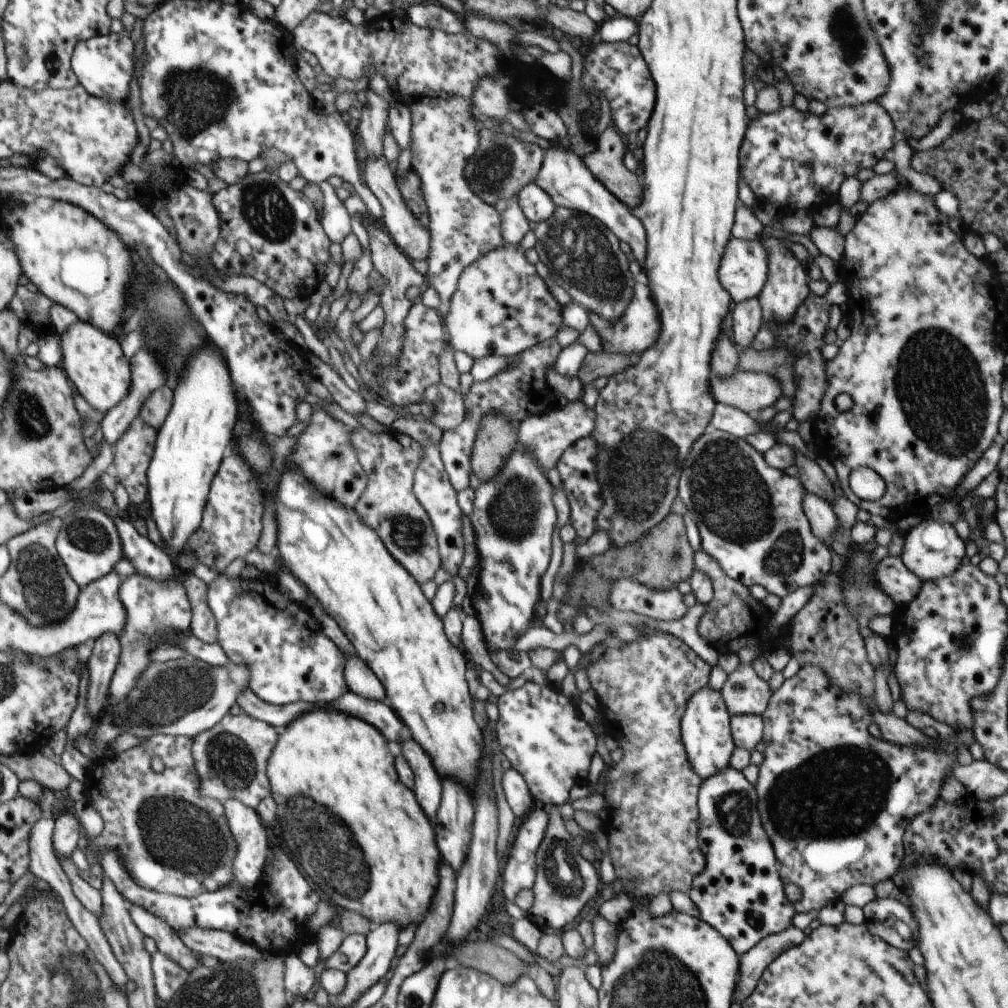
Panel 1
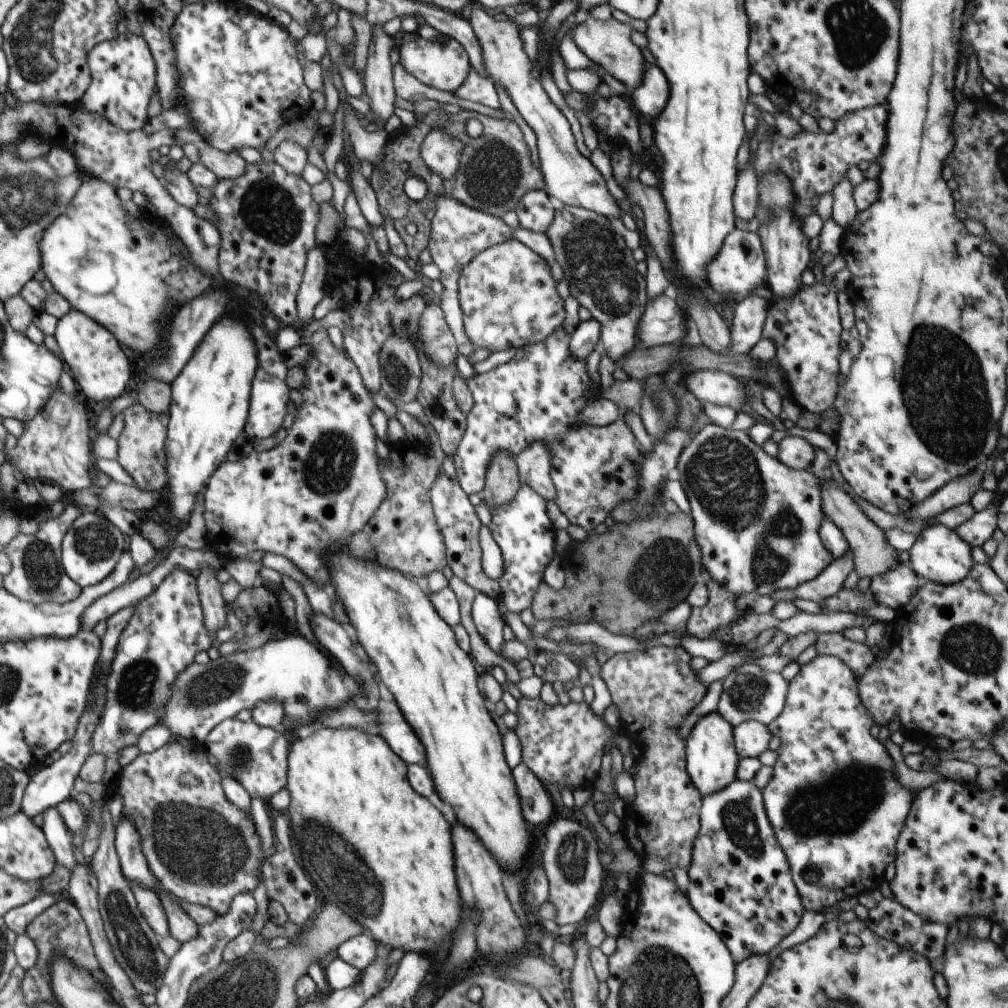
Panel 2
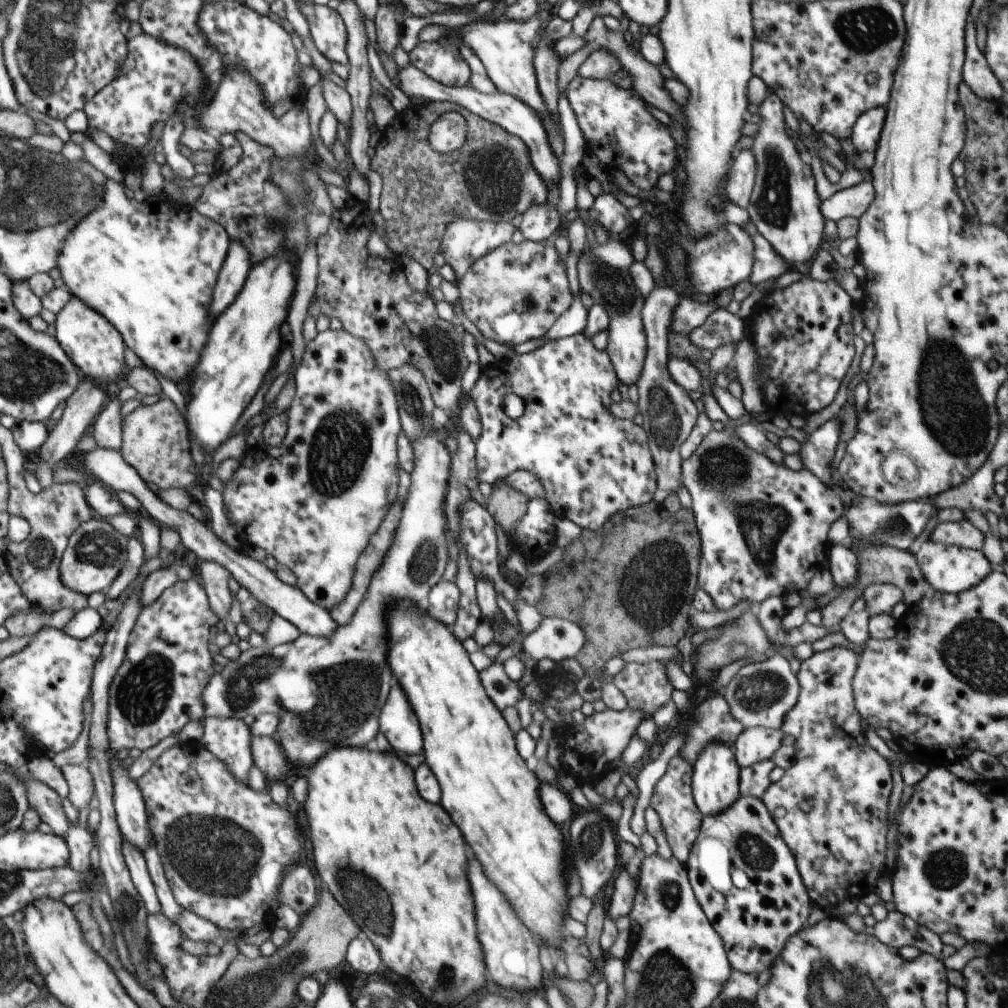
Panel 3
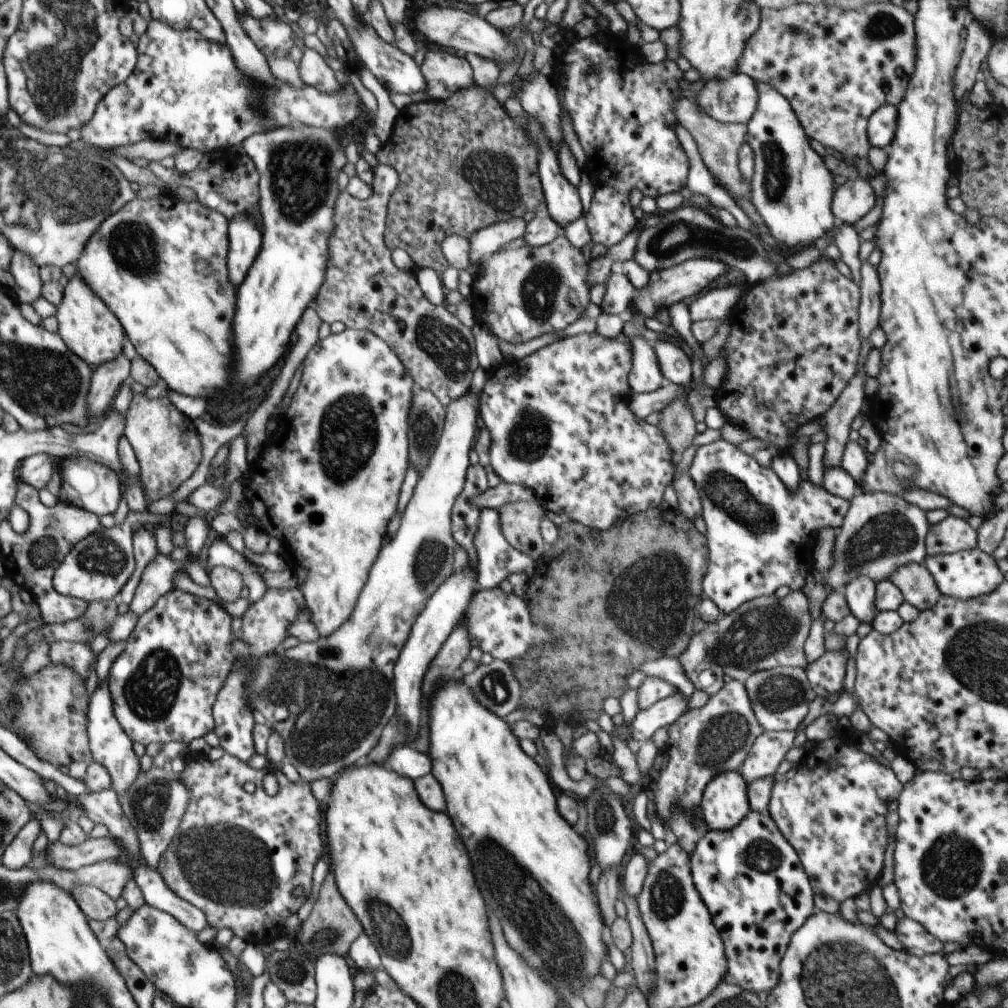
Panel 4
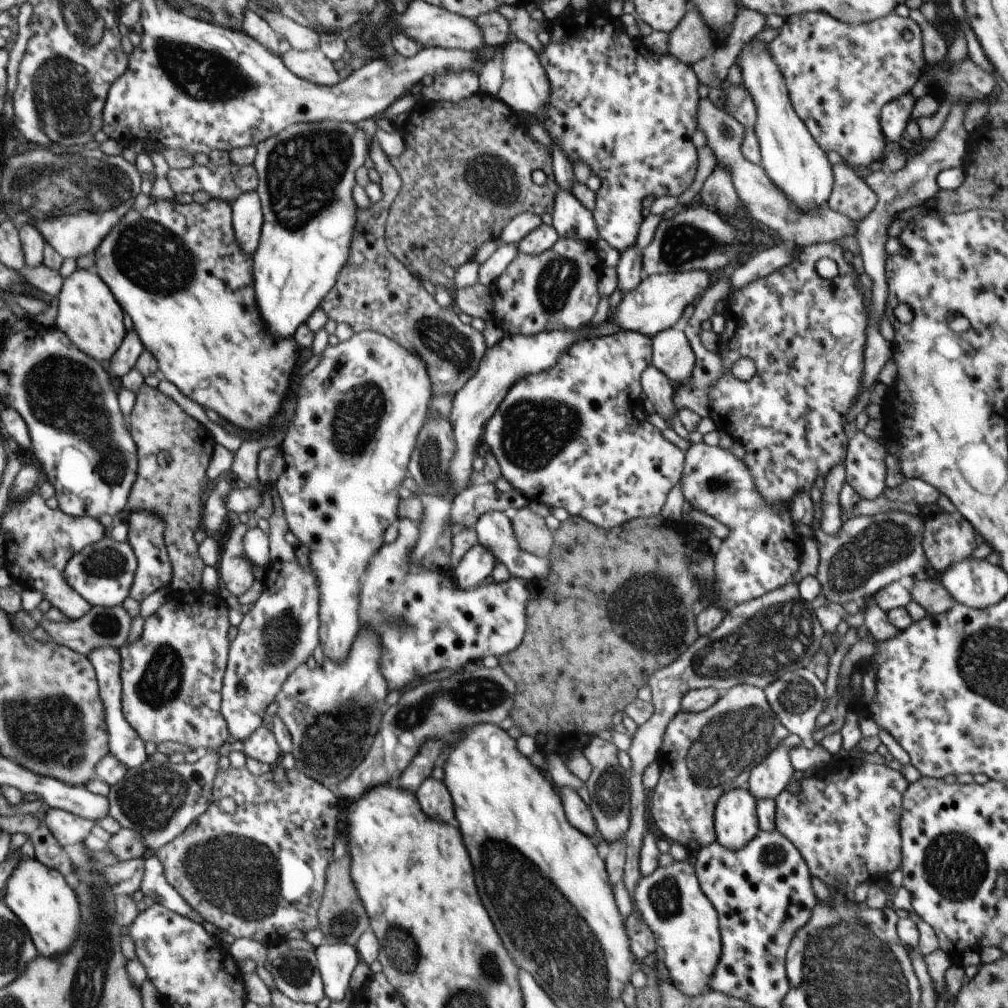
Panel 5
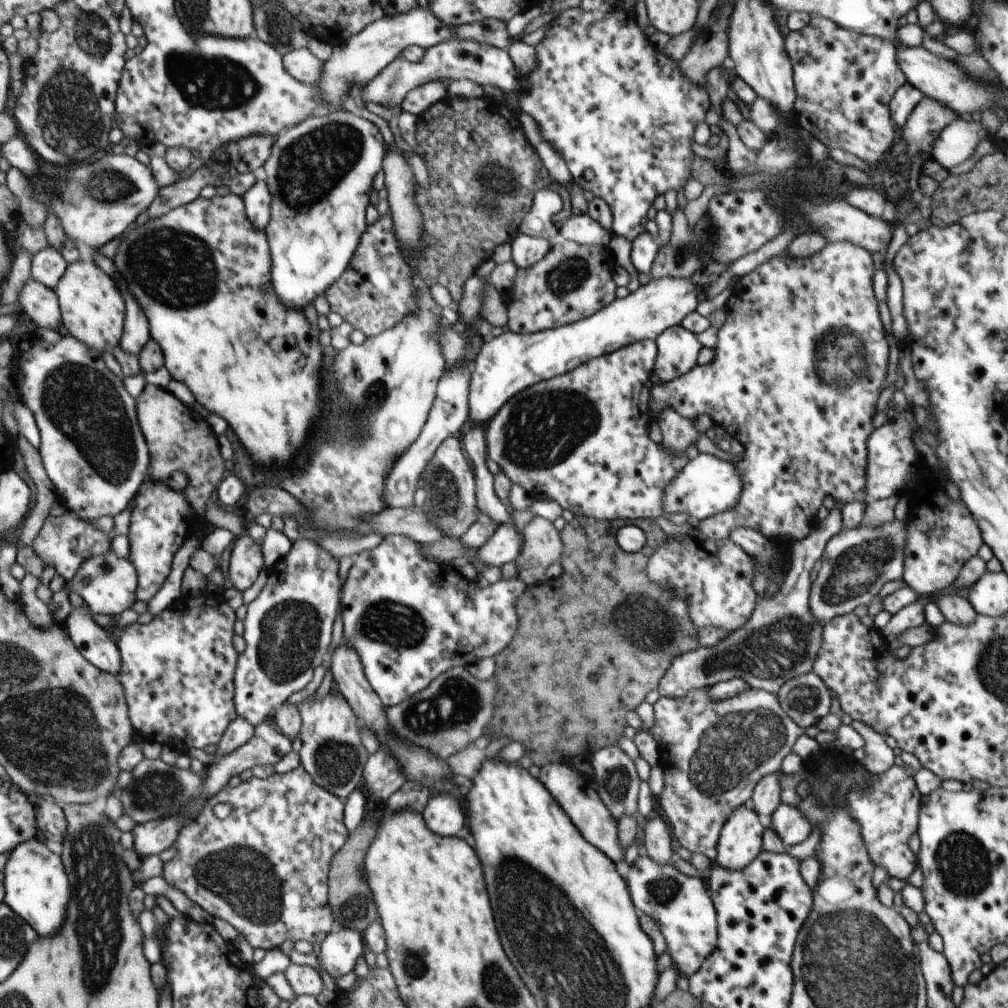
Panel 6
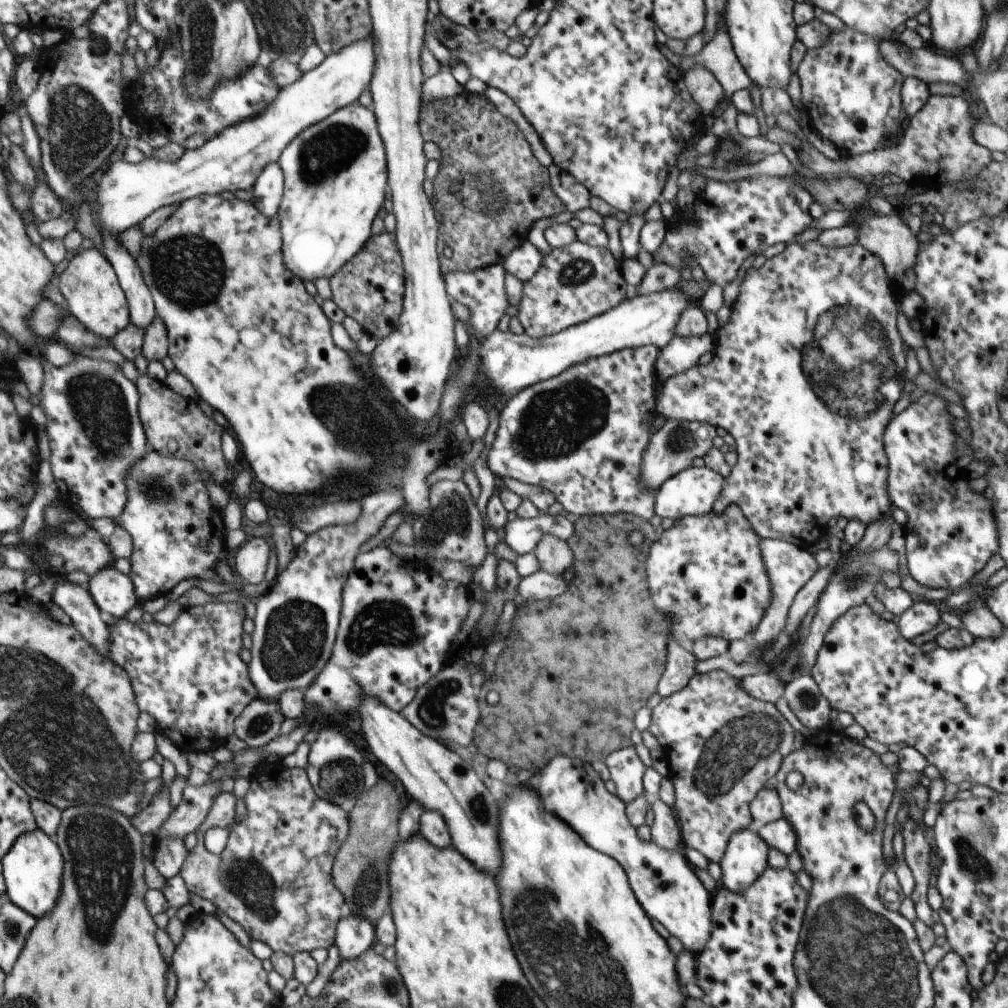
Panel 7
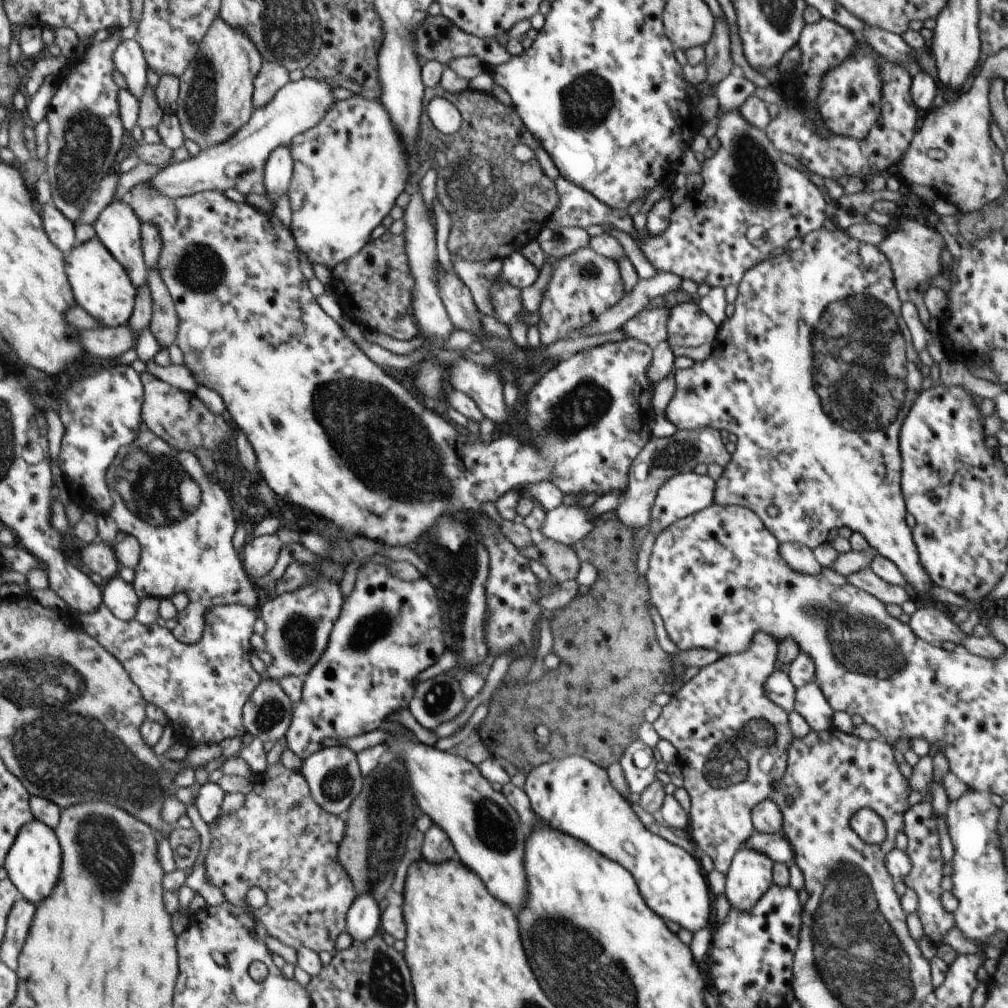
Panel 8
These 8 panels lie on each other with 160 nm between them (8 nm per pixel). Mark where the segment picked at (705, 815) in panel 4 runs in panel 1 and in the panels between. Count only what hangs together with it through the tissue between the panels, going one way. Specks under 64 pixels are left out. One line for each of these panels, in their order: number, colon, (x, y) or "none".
1: (706, 734)
2: (711, 756)
3: (715, 781)

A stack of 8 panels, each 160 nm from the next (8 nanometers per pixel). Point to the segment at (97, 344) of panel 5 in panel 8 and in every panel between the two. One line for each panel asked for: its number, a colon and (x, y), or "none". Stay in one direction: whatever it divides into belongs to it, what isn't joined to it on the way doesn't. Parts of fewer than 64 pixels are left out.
6: (92, 309)
7: (89, 284)
8: (101, 286)

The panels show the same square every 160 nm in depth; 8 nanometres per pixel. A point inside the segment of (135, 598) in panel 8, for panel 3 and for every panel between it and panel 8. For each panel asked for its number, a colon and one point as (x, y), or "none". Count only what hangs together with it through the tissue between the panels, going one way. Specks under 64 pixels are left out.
3: (96, 553)
4: (97, 569)
5: (103, 573)
6: (108, 584)
7: (114, 592)

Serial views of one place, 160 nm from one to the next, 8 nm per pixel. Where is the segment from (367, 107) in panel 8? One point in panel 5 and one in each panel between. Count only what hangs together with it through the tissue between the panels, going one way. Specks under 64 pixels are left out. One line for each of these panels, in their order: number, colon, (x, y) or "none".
5: (306, 172)
6: (320, 172)
7: (335, 171)

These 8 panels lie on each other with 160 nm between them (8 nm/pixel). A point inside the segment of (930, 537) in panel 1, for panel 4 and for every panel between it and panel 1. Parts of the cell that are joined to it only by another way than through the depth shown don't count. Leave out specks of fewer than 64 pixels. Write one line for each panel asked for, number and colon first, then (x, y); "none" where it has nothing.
2: (940, 555)
3: (949, 569)
4: (970, 574)

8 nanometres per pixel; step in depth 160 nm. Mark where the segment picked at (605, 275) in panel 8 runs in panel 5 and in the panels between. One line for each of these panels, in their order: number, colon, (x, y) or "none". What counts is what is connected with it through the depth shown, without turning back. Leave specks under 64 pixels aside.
5: (559, 289)
6: (573, 281)
7: (575, 283)

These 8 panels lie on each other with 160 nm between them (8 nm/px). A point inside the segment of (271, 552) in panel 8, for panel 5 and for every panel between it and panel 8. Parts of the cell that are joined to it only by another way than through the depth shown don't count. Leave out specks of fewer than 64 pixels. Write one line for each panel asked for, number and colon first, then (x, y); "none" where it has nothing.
5: (234, 568)
6: (246, 561)
7: (251, 559)

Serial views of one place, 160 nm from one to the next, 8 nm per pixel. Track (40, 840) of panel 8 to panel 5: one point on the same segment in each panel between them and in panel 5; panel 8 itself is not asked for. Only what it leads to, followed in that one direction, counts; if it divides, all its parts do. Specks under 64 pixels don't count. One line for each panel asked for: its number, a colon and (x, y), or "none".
5: (40, 896)
6: (37, 888)
7: (33, 869)

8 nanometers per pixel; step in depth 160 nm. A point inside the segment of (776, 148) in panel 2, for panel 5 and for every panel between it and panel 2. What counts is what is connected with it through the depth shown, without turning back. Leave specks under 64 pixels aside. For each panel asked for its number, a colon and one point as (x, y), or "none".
3: (866, 133)
4: (882, 125)
5: (895, 115)

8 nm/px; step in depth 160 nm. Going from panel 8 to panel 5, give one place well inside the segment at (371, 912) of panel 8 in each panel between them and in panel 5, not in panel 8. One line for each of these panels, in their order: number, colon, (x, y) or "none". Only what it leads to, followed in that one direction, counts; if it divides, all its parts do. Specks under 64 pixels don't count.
5: (336, 961)
6: (340, 950)
7: (354, 935)

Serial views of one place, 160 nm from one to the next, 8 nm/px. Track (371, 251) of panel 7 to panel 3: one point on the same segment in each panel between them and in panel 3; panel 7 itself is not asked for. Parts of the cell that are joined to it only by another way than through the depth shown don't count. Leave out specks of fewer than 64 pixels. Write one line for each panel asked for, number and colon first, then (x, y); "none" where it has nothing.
3: (371, 297)
4: (363, 288)
5: (374, 291)
6: (376, 291)

